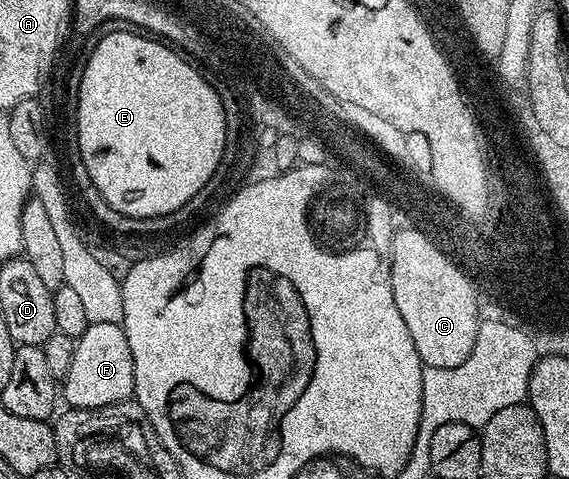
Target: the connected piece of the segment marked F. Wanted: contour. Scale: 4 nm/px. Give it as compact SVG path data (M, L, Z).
M112 322L89 323L81 337L76 340L72 354L72 367L68 370L65 380L61 381L60 392L67 400L65 403L72 408L99 408L128 400L134 394L134 363L132 350L128 346L126 331L121 324Z

